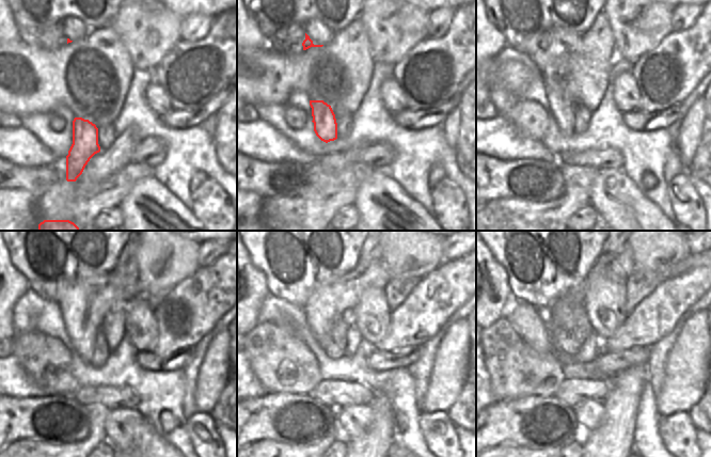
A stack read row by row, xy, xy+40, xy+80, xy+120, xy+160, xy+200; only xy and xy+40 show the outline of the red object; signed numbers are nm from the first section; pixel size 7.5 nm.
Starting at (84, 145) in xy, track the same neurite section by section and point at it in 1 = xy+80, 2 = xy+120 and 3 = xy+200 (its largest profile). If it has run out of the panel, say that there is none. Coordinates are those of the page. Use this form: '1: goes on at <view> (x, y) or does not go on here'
1: goes on at xy+80 (548, 59)
2: goes on at xy+120 (83, 306)
3: goes on at xy+200 (622, 264)

